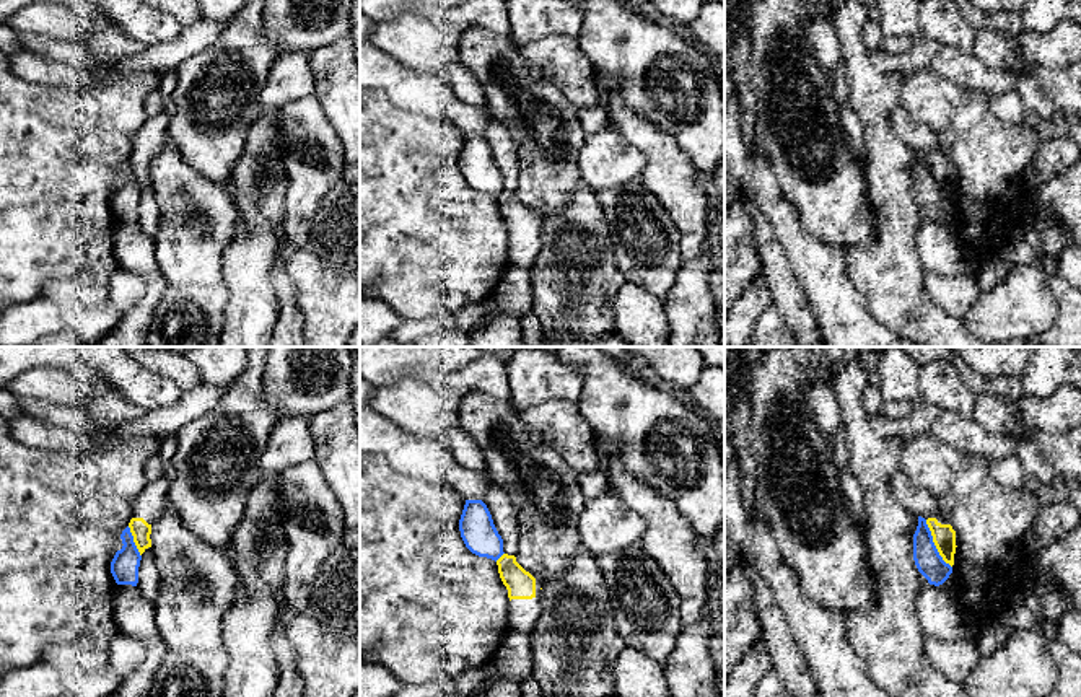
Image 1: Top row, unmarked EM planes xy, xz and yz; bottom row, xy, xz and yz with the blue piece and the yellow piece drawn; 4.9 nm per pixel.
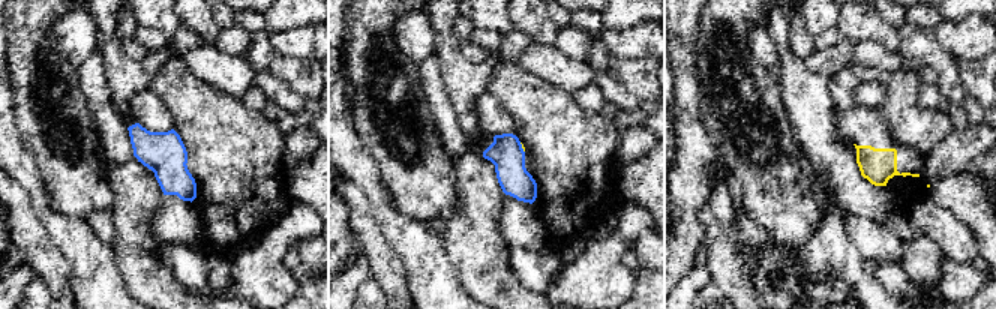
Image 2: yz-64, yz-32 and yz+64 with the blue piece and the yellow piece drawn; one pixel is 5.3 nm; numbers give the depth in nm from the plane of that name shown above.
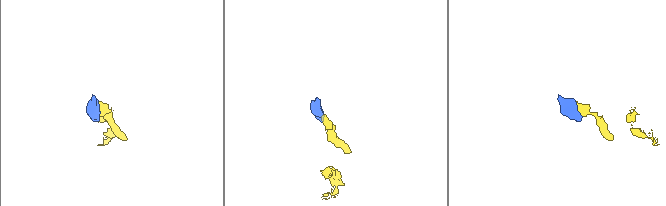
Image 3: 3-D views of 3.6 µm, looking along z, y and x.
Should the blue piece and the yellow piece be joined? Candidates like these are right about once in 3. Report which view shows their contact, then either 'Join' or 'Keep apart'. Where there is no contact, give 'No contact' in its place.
Touches blue in yz. Keep apart

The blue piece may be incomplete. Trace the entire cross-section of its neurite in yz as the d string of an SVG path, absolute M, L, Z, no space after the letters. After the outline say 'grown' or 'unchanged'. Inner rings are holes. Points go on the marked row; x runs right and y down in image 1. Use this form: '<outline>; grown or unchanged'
M918 516L918 526L913 534L913 560L930 585L939 586L952 573L952 567L939 555L926 519L921 516Z; unchanged

